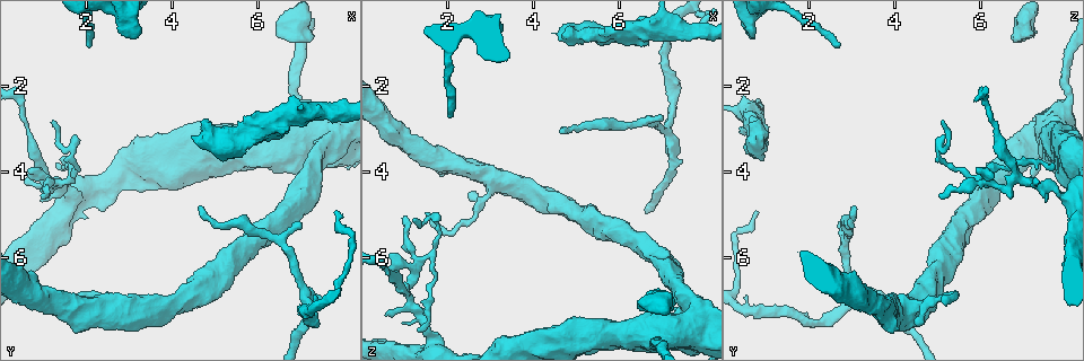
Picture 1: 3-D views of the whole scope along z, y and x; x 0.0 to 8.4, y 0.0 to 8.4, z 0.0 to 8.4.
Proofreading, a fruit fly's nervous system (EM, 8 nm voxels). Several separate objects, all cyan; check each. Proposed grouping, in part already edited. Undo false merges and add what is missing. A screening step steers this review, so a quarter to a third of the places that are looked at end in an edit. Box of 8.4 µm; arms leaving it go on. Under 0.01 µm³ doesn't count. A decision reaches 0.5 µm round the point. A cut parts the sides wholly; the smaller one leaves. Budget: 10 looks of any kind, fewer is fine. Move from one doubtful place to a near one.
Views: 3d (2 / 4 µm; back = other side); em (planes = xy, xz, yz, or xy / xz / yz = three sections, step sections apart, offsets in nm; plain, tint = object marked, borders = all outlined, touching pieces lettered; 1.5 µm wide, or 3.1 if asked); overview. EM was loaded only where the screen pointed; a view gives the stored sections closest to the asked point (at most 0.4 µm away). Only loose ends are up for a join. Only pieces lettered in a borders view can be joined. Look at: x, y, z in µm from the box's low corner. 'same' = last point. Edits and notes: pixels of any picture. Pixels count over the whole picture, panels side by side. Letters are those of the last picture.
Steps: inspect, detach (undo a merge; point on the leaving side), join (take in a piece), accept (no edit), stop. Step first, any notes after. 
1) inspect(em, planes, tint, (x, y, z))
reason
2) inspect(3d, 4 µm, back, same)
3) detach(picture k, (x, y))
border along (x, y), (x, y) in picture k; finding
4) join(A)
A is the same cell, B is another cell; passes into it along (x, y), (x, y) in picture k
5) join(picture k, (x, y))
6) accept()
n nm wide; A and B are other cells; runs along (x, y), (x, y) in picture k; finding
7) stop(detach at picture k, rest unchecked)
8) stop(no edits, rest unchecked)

inspect(3d, 2 µm, (2.10, 1.05, 2.75))
branch stops here

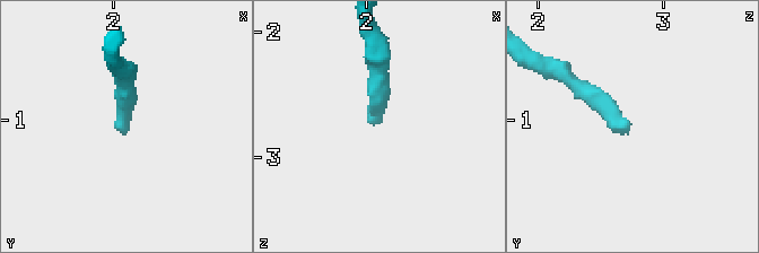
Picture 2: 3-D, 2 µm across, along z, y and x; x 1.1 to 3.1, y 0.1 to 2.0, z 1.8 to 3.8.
inspect(em, planes, plain, (2.10, 1.08, 2.70))

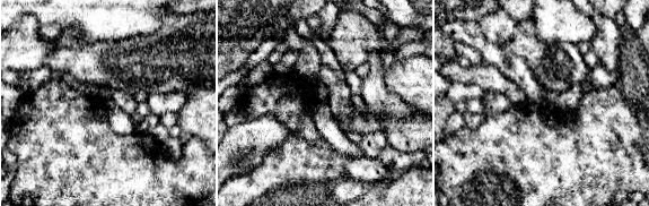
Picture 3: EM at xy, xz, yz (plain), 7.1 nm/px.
inspect(em, planes, borders, same)

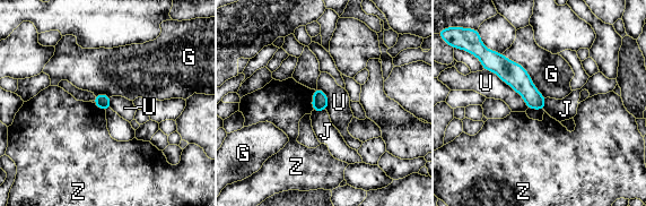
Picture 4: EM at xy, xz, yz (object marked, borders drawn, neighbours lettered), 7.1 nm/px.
accept()
G, J, U and Z are other cells; border along (483, 69), (508, 84), (527, 108) in picture 4; no lettered piece goes on from it

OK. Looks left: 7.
inspect(em, yz, step 8, tint, (1.35, 4.20, 5.95))
branch point

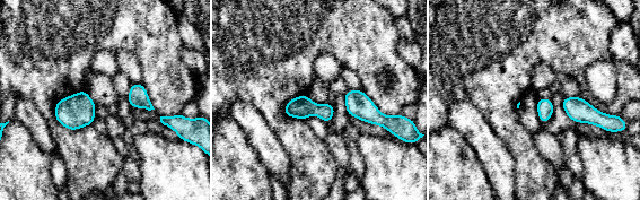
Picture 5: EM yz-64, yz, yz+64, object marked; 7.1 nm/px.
inspect(em, xz, step 8, tint, same)
cut it another way

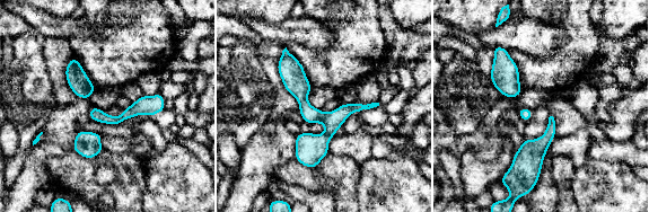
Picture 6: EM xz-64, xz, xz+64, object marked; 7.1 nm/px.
inspect(em, xz, step 8, borders, same)
see the neighbours

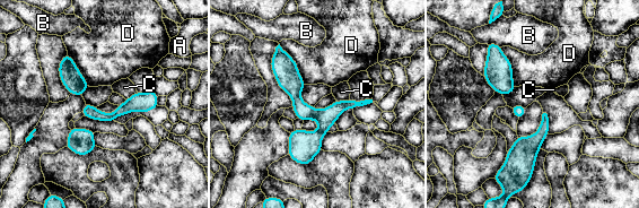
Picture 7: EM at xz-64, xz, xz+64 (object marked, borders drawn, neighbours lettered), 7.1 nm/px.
accept()
50 nm wide; D touches over 360 nm; A, B, C and D are other cells; one neuron here

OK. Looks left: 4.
inspect(3d, 2 µm, (6.50, 0.85, 7.15))
thick end

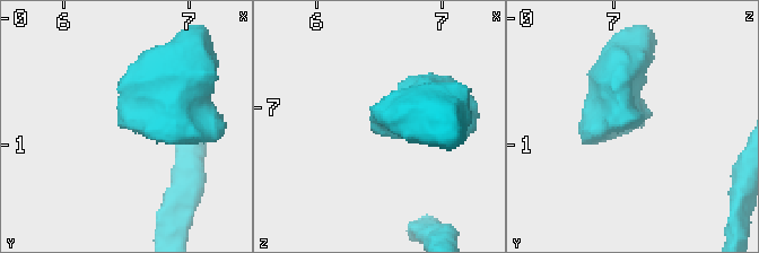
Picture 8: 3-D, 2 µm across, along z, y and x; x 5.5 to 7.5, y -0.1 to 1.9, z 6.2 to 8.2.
inspect(em, planes, borders, (6.46, 0.82, 7.12))

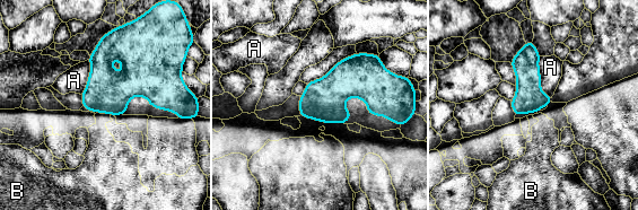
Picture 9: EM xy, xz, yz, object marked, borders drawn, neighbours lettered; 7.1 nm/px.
join(B)
B is the same cell, A is another cell; passes into it along (107, 90), (107, 113), (102, 147) in picture 9; the neuron continues

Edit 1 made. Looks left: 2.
inspect(overview)
see it whole again

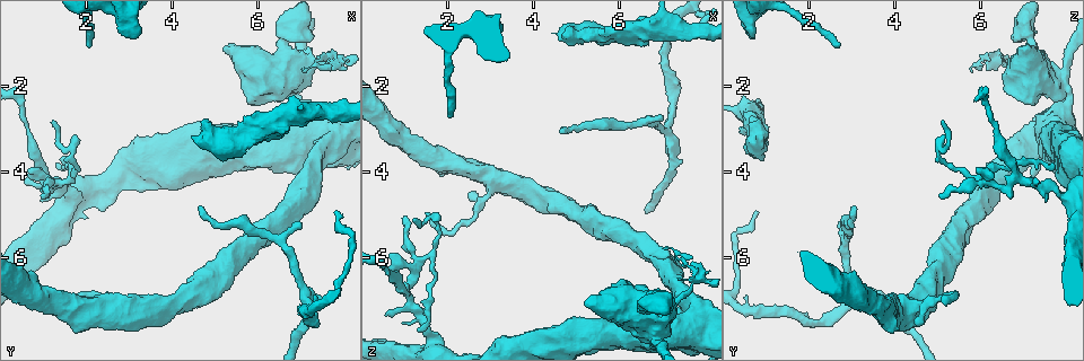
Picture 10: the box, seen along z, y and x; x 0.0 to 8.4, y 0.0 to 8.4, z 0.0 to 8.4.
inspect(em, planes, borders, (7.05, 6.80, 3.10))
arms part here

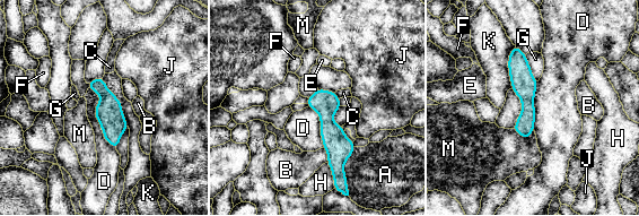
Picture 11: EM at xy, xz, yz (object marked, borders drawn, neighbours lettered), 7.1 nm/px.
accept()
A, B, C, D, E, F, G, H, J, K and M are other cells; continuous, no second neuron

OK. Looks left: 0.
stop(join at picture 9, rest unchecked)

